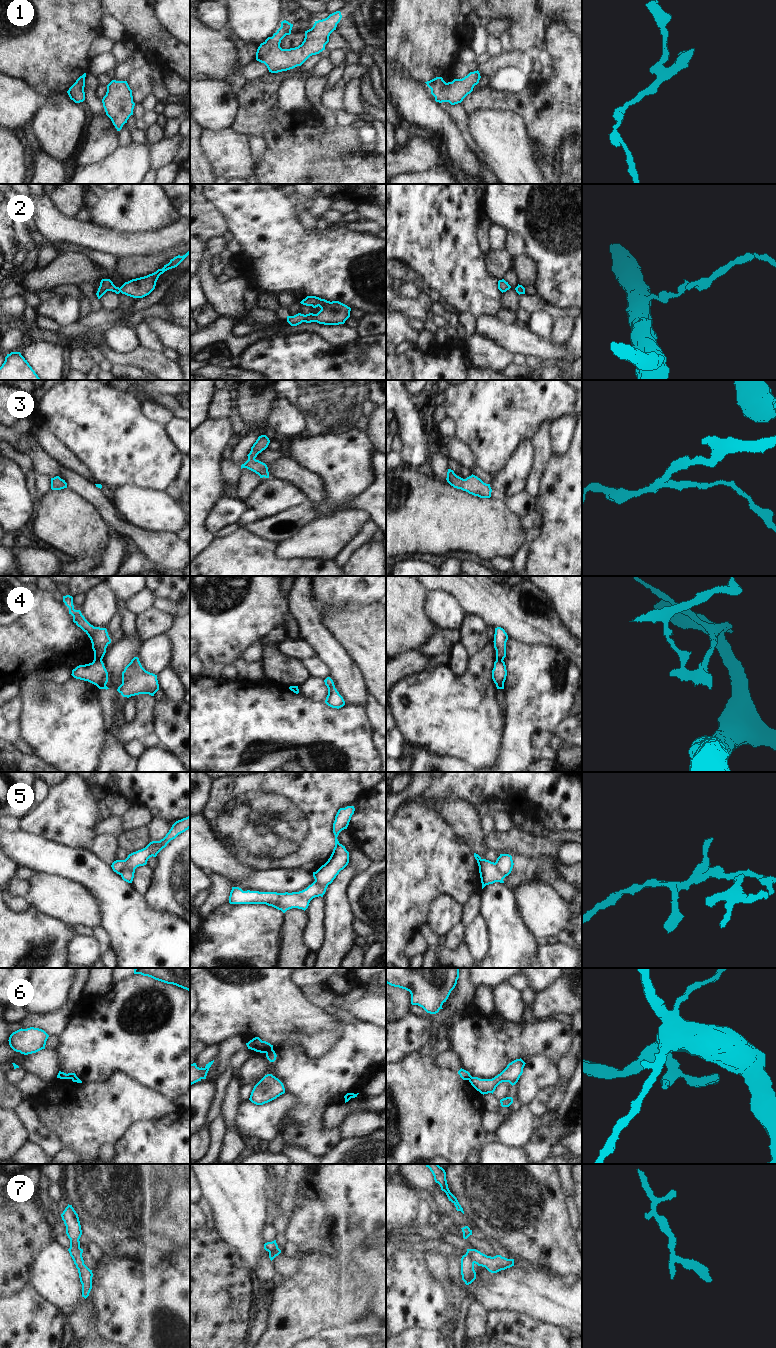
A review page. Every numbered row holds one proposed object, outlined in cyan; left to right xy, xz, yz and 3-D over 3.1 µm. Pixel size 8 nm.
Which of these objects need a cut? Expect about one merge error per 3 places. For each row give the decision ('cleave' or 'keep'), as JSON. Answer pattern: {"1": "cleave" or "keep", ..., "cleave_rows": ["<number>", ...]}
{"1": "keep", "2": "keep", "3": "keep", "4": "cleave", "5": "cleave", "6": "cleave", "7": "cleave", "cleave_rows": ["4", "5", "6", "7"]}

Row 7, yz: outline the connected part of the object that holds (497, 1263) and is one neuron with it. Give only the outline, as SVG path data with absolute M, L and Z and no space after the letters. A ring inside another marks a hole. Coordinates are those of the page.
M470 1249L475 1264L485 1267L491 1273L497 1273L514 1266L514 1259L507 1259L501 1255L487 1256L476 1249Z

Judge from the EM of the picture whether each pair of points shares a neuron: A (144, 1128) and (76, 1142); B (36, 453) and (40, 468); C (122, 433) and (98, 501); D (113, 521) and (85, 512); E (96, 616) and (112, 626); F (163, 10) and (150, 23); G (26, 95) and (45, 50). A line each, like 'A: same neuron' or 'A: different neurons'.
A: different neurons
B: same neuron
C: different neurons
D: different neurons
E: different neurons
F: different neurons
G: different neurons

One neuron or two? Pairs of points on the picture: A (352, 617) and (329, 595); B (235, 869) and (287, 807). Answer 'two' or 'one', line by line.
A: two
B: two

